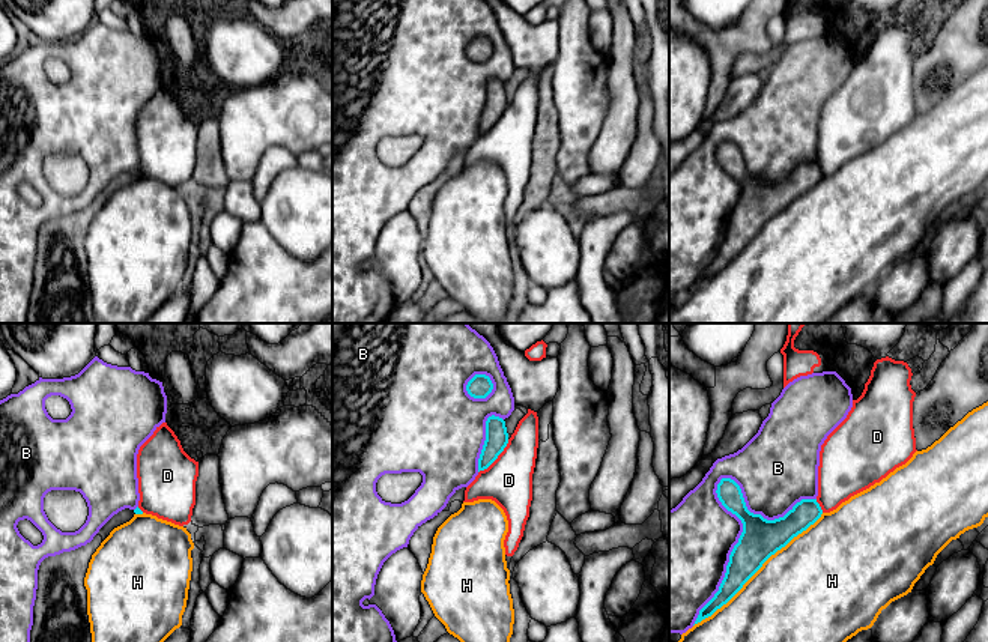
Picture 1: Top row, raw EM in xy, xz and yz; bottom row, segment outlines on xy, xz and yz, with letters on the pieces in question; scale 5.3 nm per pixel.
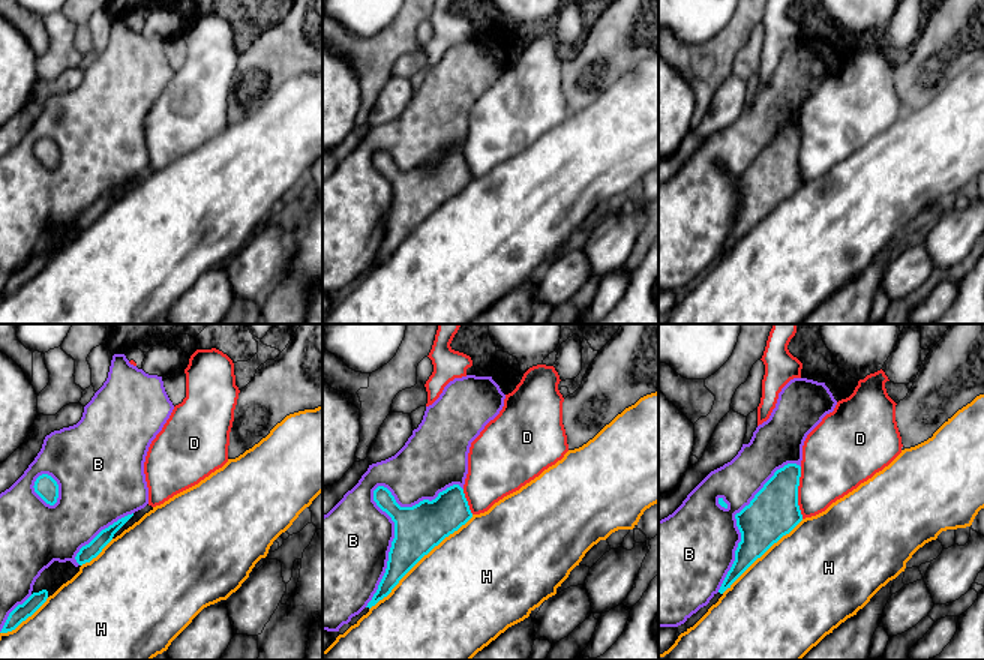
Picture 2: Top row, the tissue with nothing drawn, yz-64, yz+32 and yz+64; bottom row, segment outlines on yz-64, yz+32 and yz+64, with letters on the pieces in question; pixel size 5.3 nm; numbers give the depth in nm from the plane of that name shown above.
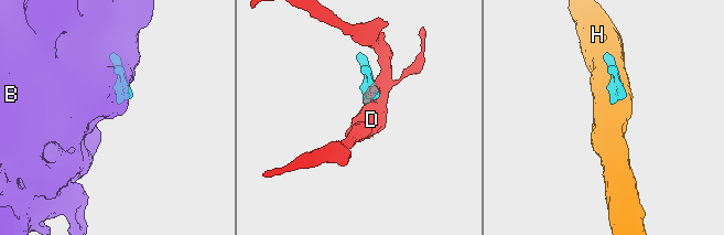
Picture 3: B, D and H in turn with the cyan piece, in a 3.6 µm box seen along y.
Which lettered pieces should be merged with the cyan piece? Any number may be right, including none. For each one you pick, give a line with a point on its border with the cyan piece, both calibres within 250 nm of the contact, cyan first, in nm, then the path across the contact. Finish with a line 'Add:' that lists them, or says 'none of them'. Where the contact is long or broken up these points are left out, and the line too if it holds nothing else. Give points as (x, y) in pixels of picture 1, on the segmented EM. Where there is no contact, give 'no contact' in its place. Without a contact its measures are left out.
Add: none of them

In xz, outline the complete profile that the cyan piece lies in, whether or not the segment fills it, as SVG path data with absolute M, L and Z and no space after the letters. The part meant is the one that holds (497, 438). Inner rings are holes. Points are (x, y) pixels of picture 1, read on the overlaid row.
M489 416L486 421L486 441L478 459L478 472L487 469L508 444L505 421L499 416Z

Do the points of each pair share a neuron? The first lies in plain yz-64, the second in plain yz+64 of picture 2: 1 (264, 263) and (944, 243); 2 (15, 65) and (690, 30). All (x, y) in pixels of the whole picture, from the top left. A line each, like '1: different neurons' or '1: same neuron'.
1: same neuron
2: different neurons

